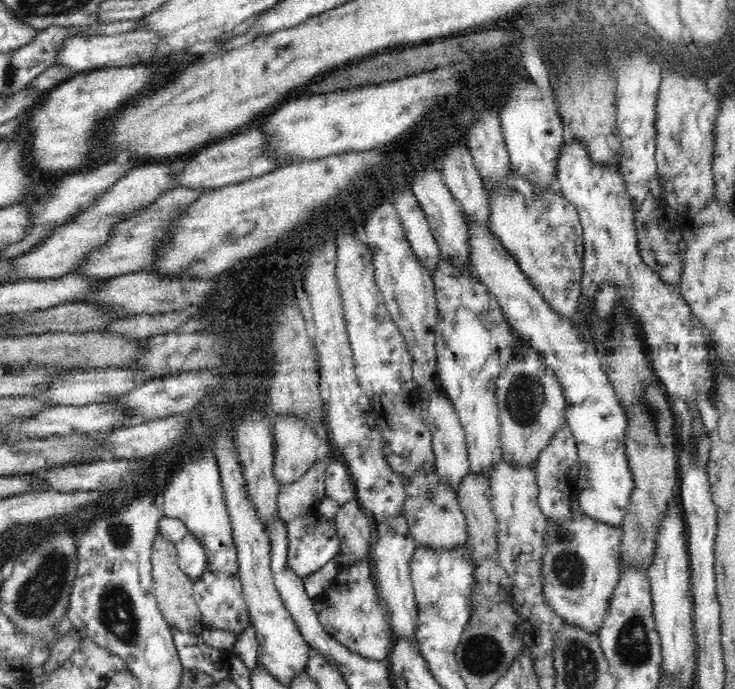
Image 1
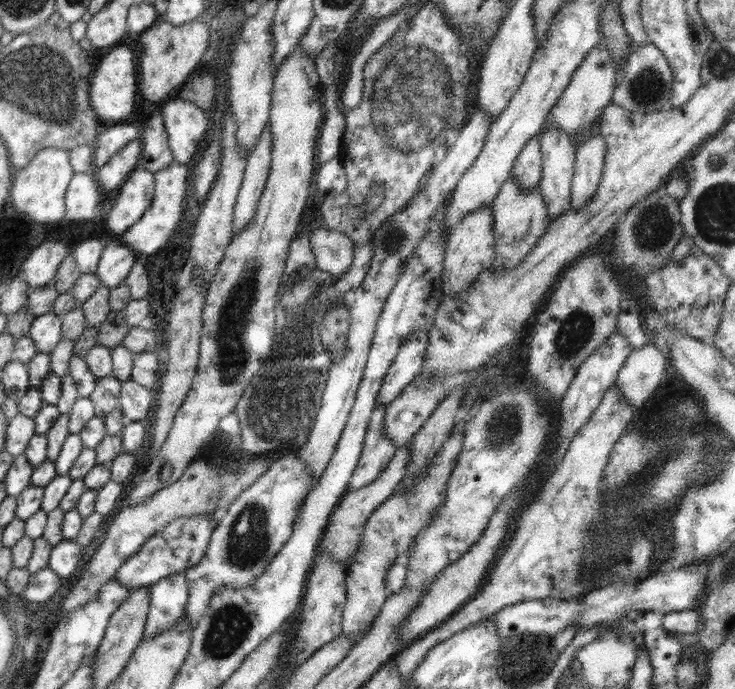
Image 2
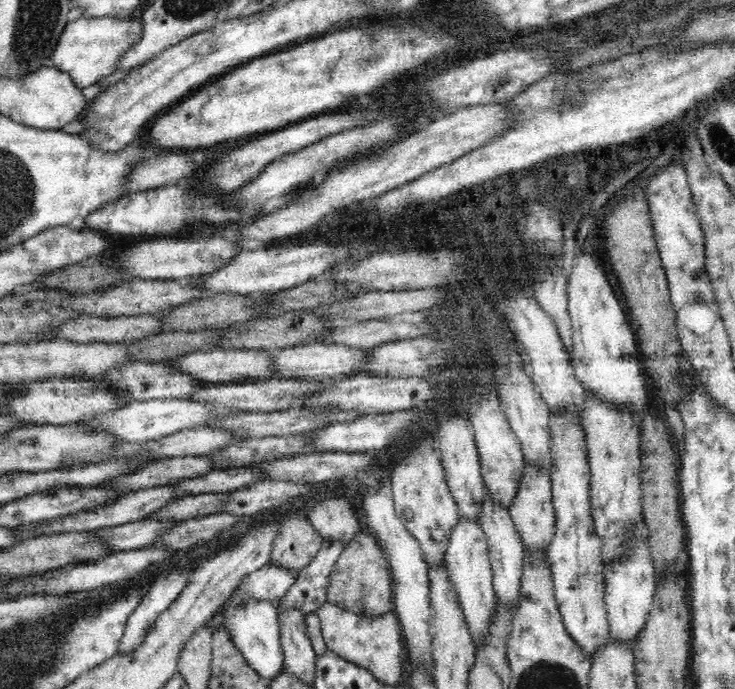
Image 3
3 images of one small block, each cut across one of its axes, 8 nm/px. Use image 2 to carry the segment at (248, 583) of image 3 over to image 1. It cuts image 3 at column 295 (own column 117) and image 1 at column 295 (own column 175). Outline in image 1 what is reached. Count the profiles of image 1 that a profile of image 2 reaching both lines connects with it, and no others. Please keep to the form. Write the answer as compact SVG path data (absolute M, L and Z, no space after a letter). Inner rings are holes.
M318 512L296 518L287 525L288 567L299 577L320 570L327 562L332 560L340 552L339 534L336 532L336 522L327 520Z

